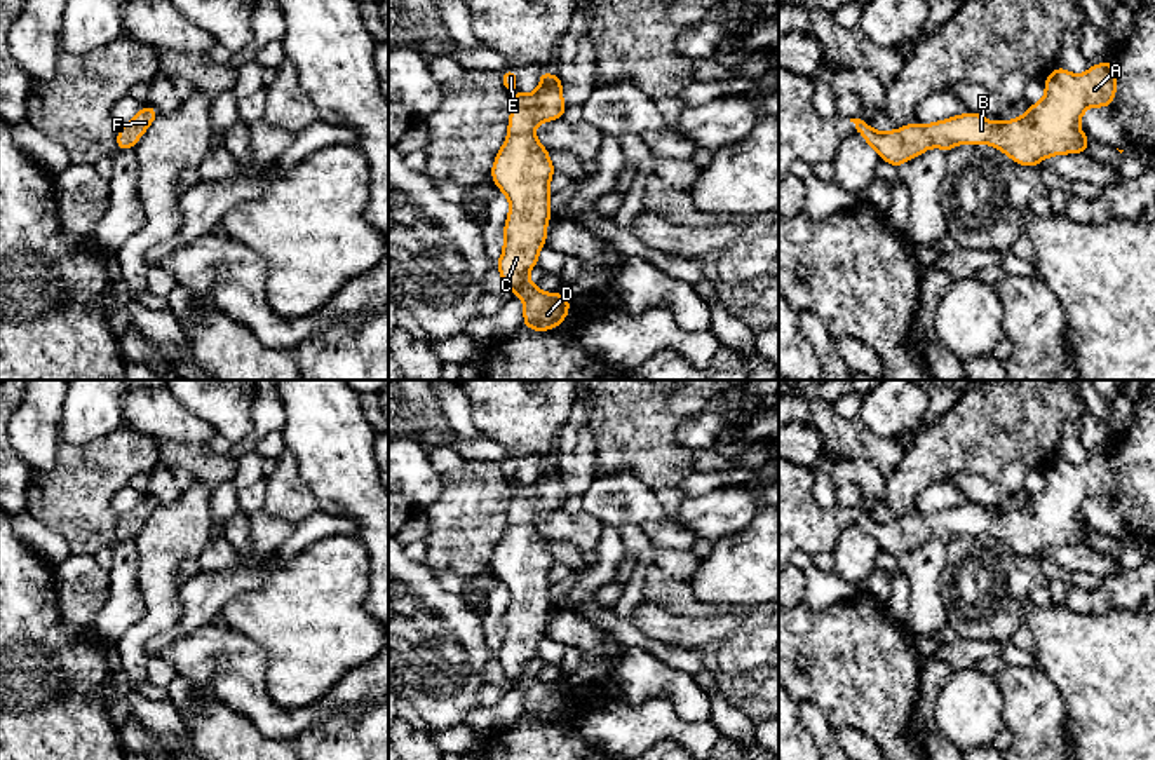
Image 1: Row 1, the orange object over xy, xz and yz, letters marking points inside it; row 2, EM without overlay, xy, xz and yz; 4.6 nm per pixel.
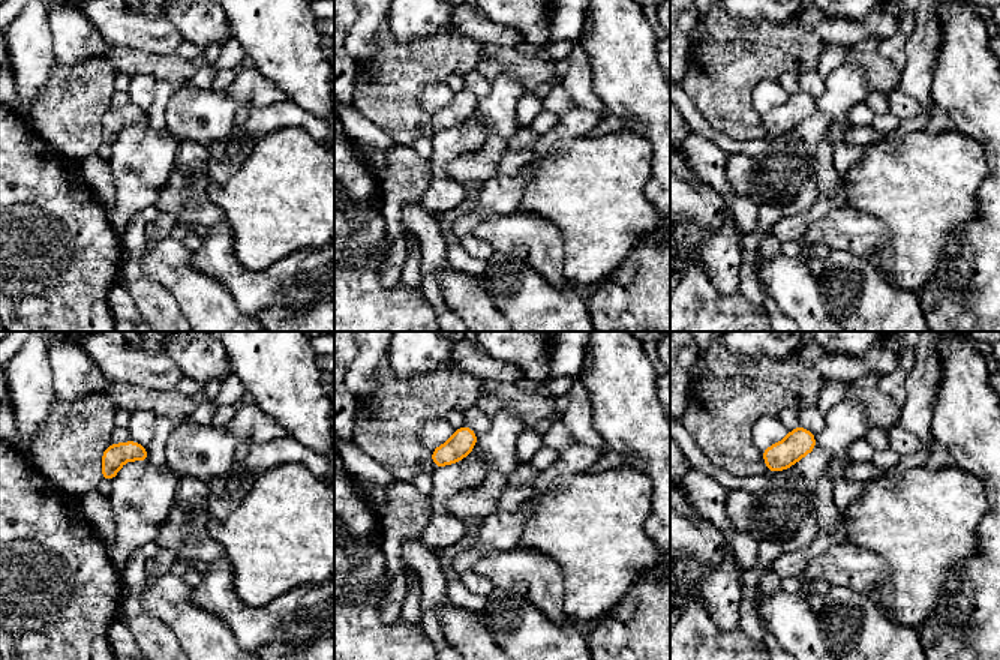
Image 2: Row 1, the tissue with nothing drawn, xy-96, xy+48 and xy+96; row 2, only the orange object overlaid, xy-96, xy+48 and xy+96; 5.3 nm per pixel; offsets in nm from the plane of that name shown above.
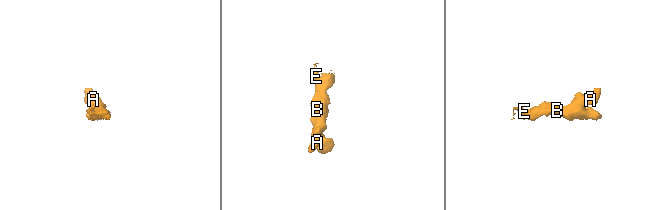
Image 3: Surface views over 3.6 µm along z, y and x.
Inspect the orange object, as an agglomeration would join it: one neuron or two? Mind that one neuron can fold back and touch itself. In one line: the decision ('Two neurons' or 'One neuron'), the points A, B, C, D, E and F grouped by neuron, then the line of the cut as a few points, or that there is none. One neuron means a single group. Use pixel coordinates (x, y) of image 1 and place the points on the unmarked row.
One neuron. Groups: A B C D E F. No split

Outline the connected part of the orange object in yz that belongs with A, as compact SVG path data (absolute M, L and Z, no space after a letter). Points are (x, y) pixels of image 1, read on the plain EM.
M1113 448L1089 457L1080 467L1057 457L1044 474L1045 488L1035 497L1026 497L1021 509L1005 512L990 512L972 500L925 518L913 512L887 523L878 523L861 509L850 509L850 512L855 514L864 532L880 544L880 551L895 558L930 537L939 537L948 544L962 533L988 533L1016 554L1031 558L1052 546L1087 544L1089 526L1078 521L1078 514L1089 497L1111 497L1117 485Z

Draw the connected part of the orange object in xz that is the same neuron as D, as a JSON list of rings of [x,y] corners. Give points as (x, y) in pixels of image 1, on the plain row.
[[[542,458],[540,476],[533,485],[510,486],[509,528],[491,558],[493,573],[510,594],[496,659],[514,687],[524,692],[523,716],[535,722],[557,718],[570,701],[564,683],[550,685],[528,671],[547,629],[545,615],[552,607],[549,573],[556,563],[547,539],[531,523],[542,512],[563,509],[568,497],[561,478],[563,467],[550,467]]]

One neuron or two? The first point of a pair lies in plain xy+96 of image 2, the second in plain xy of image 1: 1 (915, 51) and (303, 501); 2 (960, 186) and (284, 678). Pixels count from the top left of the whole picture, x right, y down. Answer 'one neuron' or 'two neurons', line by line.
1: one neuron
2: one neuron

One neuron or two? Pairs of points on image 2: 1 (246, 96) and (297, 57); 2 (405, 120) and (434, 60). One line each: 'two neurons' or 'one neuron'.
1: two neurons
2: one neuron

